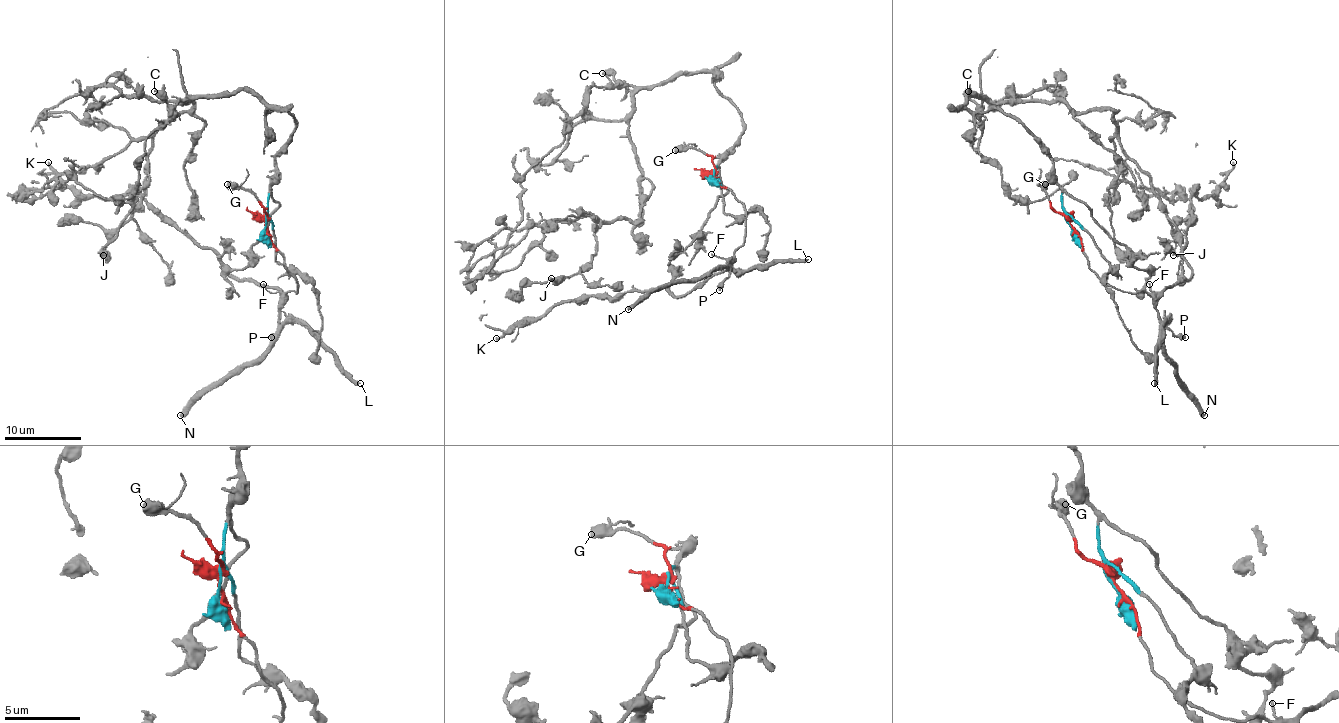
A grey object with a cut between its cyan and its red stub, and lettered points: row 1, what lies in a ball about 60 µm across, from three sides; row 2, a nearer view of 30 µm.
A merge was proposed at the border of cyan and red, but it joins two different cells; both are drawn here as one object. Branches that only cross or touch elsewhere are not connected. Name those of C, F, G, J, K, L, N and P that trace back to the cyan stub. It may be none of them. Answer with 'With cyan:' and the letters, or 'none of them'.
With cyan: C, J

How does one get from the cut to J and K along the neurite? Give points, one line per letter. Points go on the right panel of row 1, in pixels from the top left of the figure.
J: (1070, 224), (1053, 158), (996, 108), (971, 112), (967, 91), (1114, 110), (1174, 255)
K: (1070, 224), (1088, 265), (1105, 282), (1158, 293), (1191, 276), (1183, 249), (1191, 198), (1212, 194), (1233, 161)

